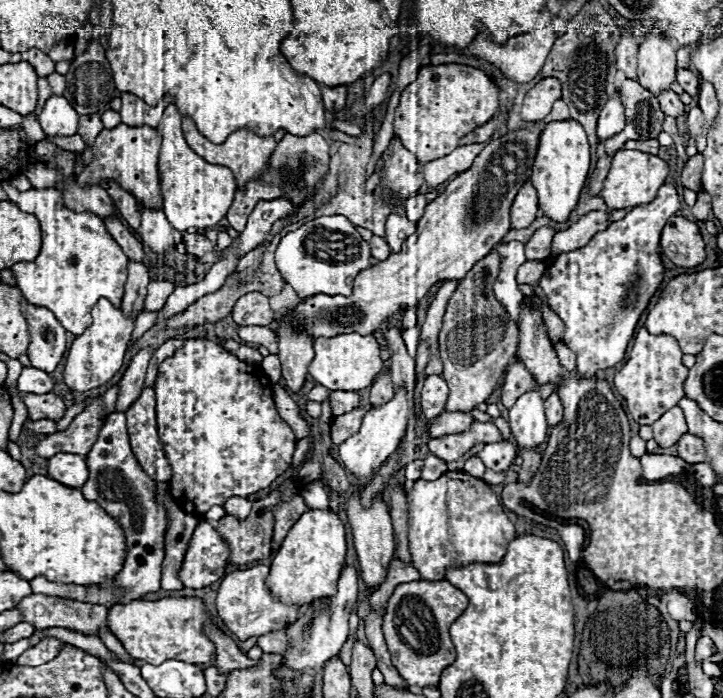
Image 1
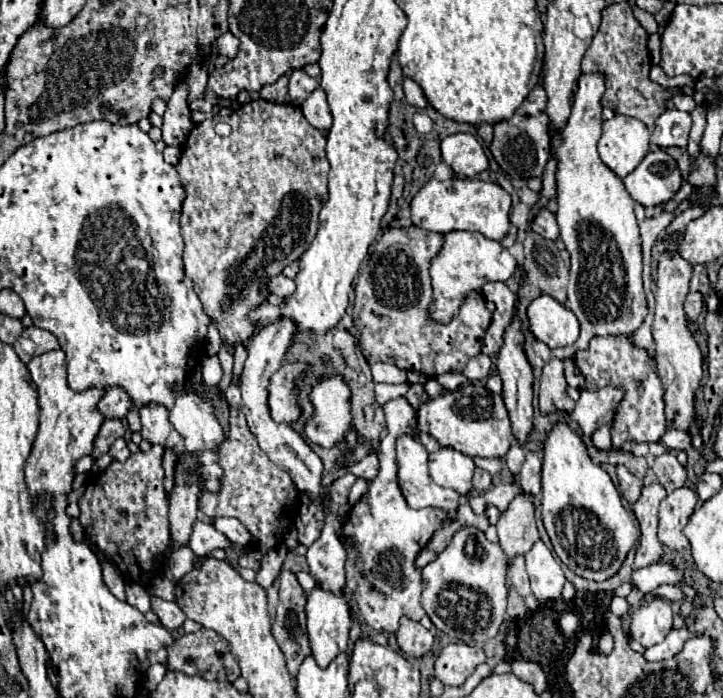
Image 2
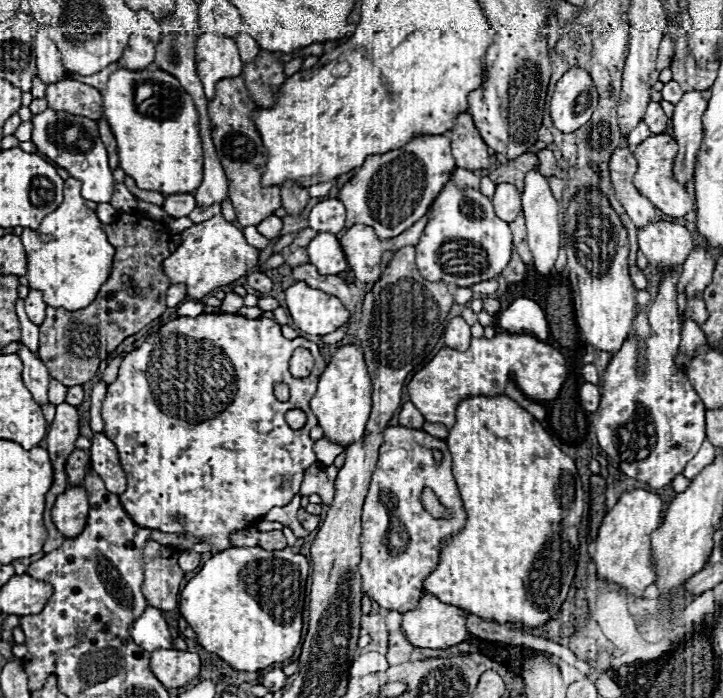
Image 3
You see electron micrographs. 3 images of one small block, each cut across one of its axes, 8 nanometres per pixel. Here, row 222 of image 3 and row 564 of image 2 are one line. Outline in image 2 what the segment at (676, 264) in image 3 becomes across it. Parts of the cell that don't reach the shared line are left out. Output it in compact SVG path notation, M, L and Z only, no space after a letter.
M656 562L656 564L650 564L650 566L644 566L644 568L636 570L632 574L632 582L644 594L656 590L662 584L674 584L674 586L678 586L686 594L686 598L690 602L694 602L694 596L697 596L695 590L684 584L684 570L680 570L678 566L674 566L670 562Z

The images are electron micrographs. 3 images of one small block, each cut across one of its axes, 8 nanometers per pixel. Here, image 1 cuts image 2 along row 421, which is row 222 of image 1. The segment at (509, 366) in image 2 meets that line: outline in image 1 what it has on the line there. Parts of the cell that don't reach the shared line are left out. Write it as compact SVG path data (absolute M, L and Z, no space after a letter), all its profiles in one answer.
M526 182L514 198L514 204L510 210L510 226L512 228L528 228L536 220L536 212L538 212L536 190L530 182Z

